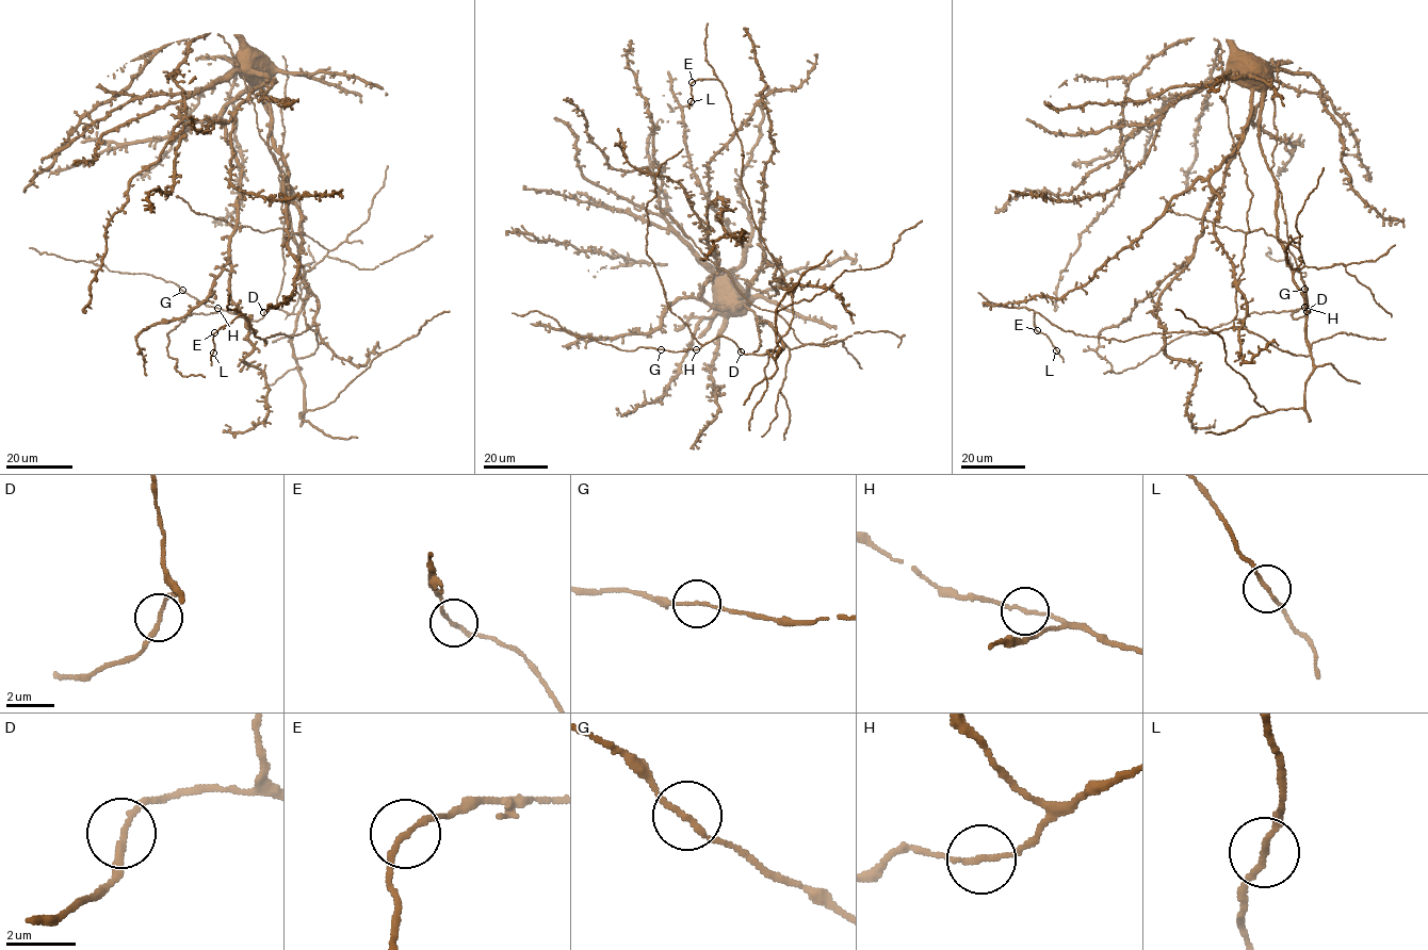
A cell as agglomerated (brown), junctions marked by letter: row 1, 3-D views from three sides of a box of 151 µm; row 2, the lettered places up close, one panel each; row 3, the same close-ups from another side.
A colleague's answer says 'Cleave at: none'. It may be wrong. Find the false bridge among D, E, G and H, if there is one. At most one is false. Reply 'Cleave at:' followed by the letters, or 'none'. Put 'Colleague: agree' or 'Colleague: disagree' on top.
Colleague: agree
Cleave at: none

